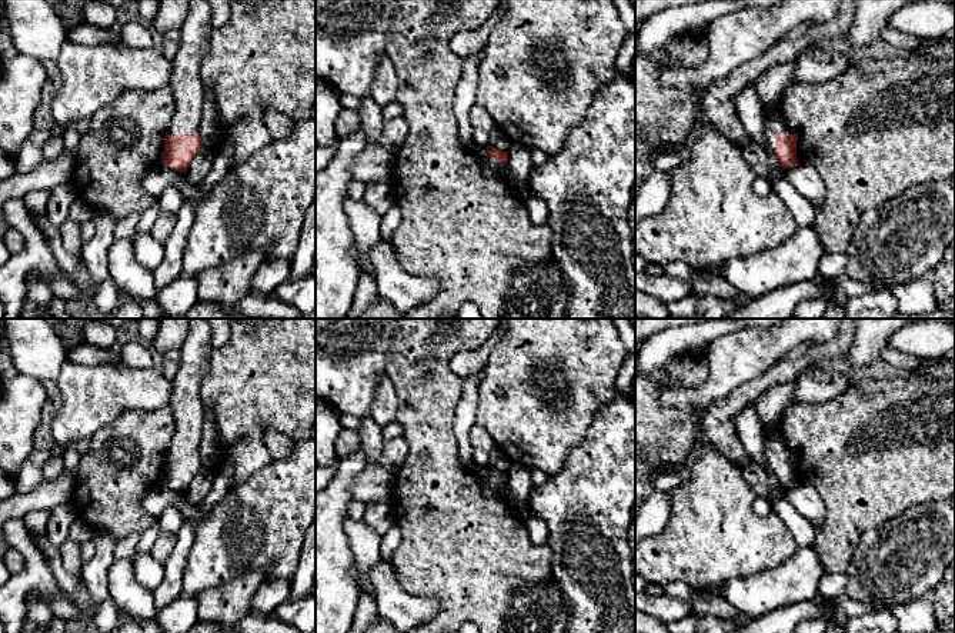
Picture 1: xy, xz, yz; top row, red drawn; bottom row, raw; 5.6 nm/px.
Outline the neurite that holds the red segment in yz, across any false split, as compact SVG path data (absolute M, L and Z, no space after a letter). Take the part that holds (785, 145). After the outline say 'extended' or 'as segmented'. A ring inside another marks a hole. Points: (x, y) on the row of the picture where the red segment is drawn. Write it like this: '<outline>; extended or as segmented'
M777 103L765 110L762 134L765 137L767 150L775 154L779 167L784 170L798 166L798 134L795 127L782 117Z; extended

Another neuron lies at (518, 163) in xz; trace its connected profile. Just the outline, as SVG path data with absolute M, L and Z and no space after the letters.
M512 143L508 151L508 179L517 186L524 187L527 179L530 177L531 169L531 156L527 147L522 144Z

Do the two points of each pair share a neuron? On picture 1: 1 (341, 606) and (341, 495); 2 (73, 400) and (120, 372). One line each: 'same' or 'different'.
1: same
2: same

